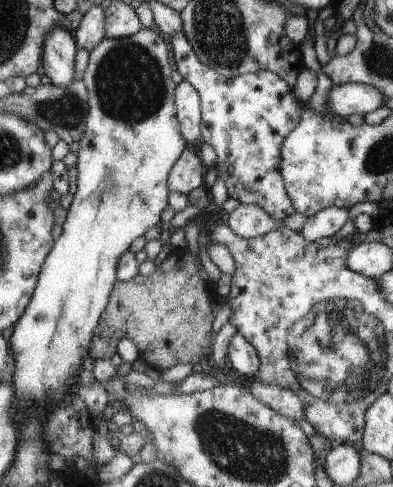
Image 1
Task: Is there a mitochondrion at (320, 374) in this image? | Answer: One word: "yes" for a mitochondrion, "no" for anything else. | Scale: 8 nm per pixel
yes

